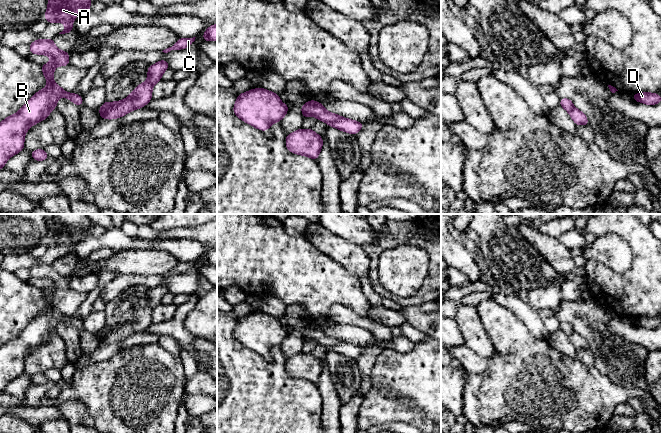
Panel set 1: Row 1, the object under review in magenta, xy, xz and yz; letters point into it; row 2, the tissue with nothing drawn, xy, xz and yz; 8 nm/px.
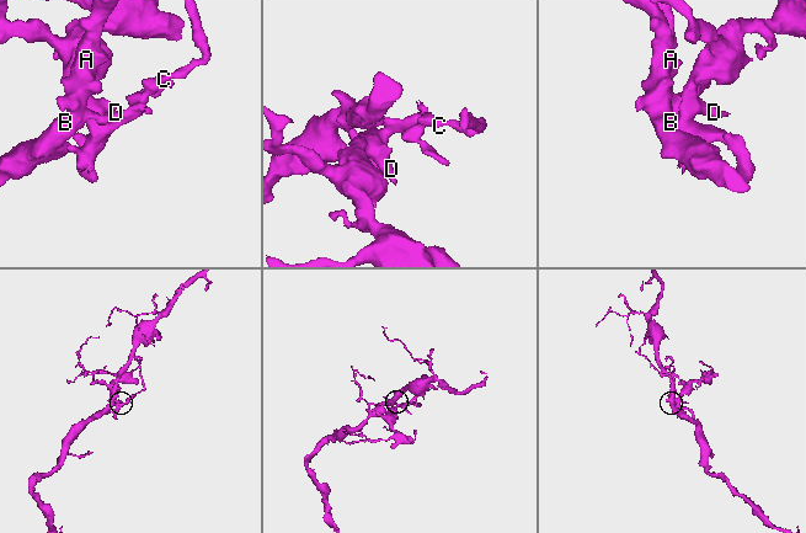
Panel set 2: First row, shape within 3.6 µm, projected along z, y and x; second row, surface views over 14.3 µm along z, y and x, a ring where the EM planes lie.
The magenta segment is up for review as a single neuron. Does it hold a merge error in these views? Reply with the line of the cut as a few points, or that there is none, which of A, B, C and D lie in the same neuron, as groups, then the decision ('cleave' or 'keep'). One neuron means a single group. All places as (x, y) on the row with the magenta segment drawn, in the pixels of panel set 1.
cut in xy along (133, 93), (123, 102), (100, 114); A B / C D; cleave

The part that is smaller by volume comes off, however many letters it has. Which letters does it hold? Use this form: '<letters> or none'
C, D

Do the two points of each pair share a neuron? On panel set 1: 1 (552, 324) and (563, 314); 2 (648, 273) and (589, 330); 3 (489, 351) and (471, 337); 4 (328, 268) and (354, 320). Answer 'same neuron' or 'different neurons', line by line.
1: different neurons
2: different neurons
3: same neuron
4: different neurons

